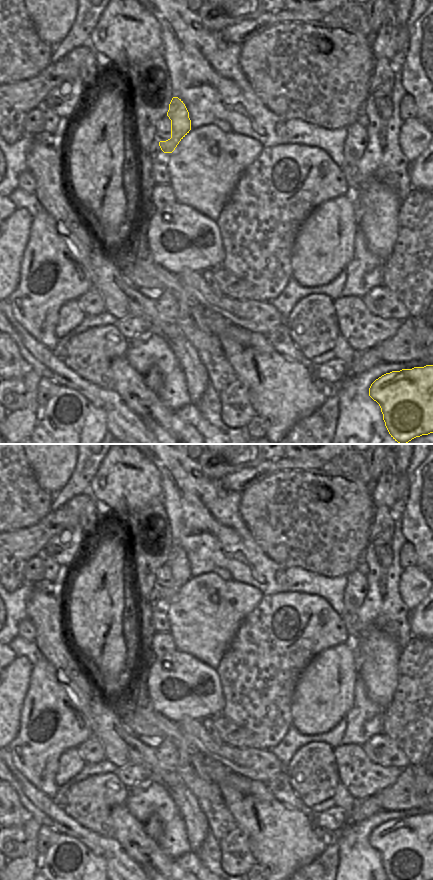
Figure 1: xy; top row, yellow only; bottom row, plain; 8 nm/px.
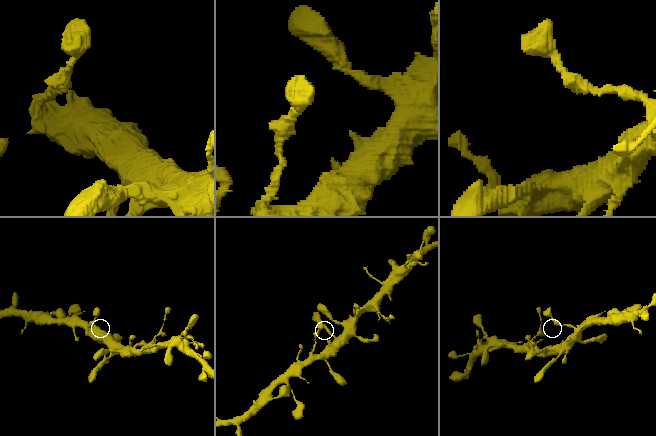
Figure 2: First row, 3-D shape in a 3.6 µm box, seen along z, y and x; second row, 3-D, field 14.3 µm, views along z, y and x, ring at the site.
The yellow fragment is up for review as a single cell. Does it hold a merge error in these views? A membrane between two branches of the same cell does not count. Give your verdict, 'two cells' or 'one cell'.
one cell

